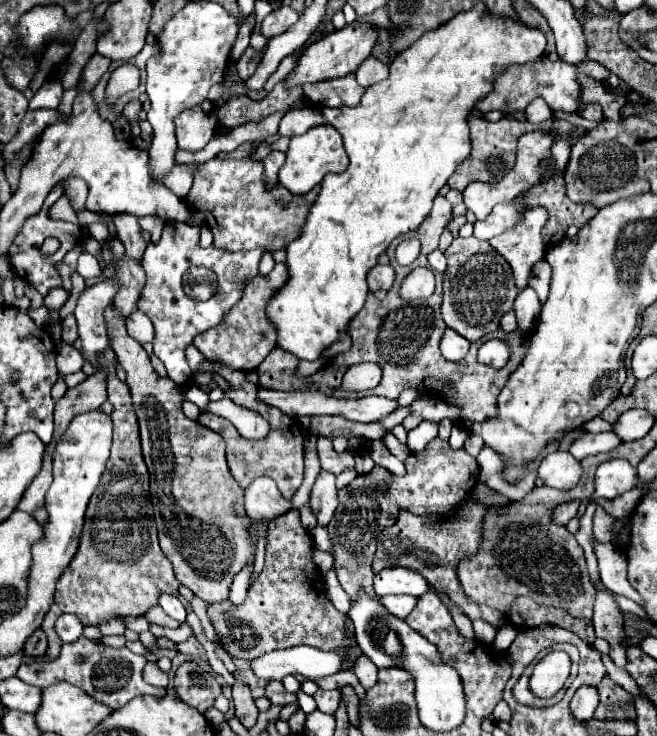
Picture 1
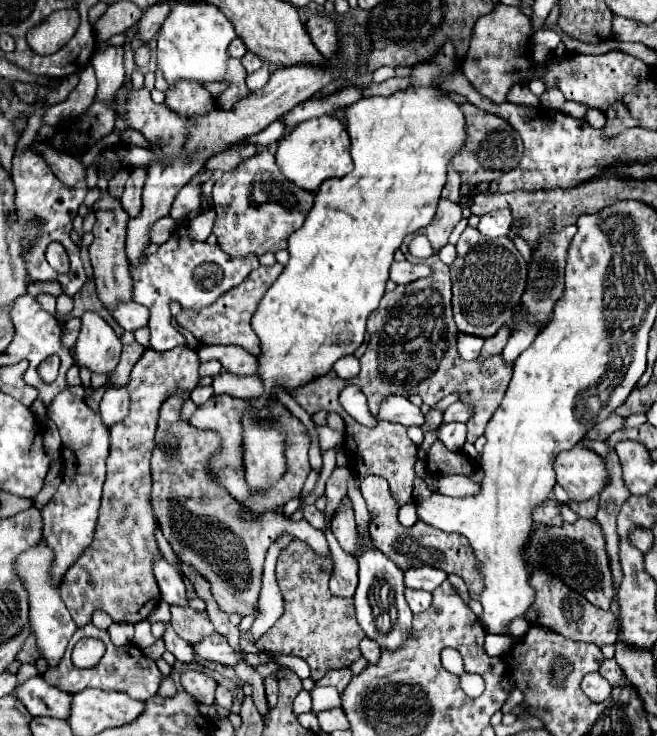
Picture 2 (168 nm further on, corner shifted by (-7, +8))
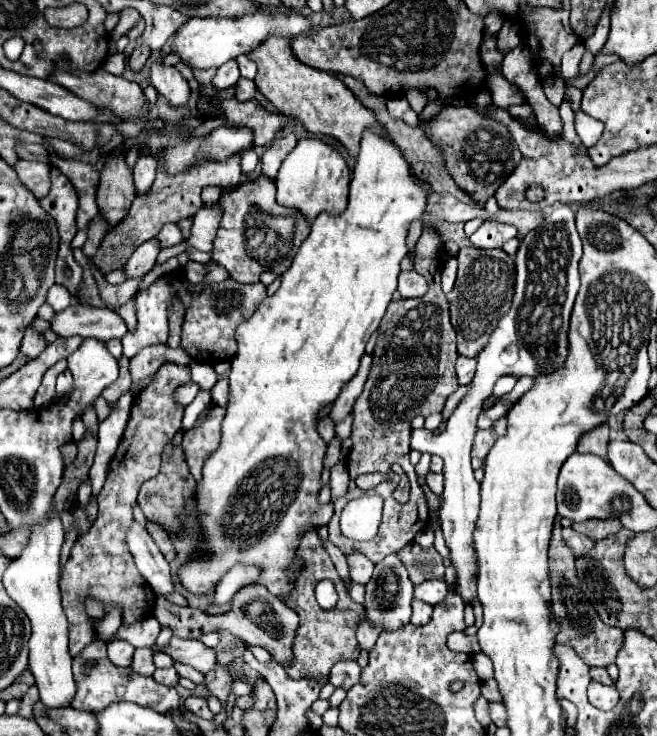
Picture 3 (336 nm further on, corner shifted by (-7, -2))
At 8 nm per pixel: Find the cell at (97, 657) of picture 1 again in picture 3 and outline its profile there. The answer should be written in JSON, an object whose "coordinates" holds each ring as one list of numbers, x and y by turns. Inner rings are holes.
{"coordinates":[[90,642,72,662,74,668,74,680,78,684,78,694,72,702,72,708,84,710,84,712,100,712,116,702,134,702,140,706,148,706,152,710,158,710,160,714,168,710,176,710,180,706,178,692,174,688,158,684,150,676,140,676,132,668,118,668,114,666,106,656,106,644,104,642]]}

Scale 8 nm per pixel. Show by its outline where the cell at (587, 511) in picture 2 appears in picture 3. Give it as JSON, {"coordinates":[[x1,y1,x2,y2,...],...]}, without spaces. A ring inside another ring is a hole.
{"coordinates":[[610,518,610,520,604,520,604,522,596,522,596,520,592,520,592,522,574,522,572,528,576,532,592,538,592,540,604,540,604,538,620,532,622,524,620,524,620,520]]}

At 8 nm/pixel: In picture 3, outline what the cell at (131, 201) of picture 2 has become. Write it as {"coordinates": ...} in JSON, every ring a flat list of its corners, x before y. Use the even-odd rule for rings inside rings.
{"coordinates":[[140,154,134,166,134,182,138,188,138,194,144,194,152,182,154,182,154,174,156,174,156,158,150,154]]}

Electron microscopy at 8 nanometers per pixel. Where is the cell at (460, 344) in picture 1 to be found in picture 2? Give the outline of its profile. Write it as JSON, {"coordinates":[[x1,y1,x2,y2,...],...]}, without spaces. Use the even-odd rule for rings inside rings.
{"coordinates":[[458,334,458,352,464,360,478,358,482,346,484,346,484,338,472,334]]}

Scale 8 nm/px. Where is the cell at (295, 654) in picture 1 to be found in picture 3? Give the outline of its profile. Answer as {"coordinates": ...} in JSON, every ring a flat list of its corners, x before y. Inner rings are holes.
{"coordinates":[[172,636,168,646,152,646,152,652,164,652,168,654,174,662,182,662,188,664,200,672,210,672,216,666,216,654,212,648,206,648,202,642,198,640,182,640]]}

